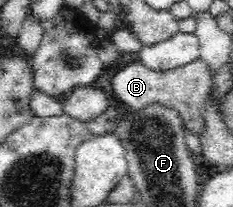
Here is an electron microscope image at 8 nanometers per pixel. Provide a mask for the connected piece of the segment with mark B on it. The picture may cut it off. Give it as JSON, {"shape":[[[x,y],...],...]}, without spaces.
{"shape":[[[198,58],[185,66],[155,72],[141,63],[130,64],[118,72],[112,80],[112,94],[126,109],[164,107],[174,111],[186,127],[198,134],[201,125],[202,99],[210,90],[211,65]]]}

